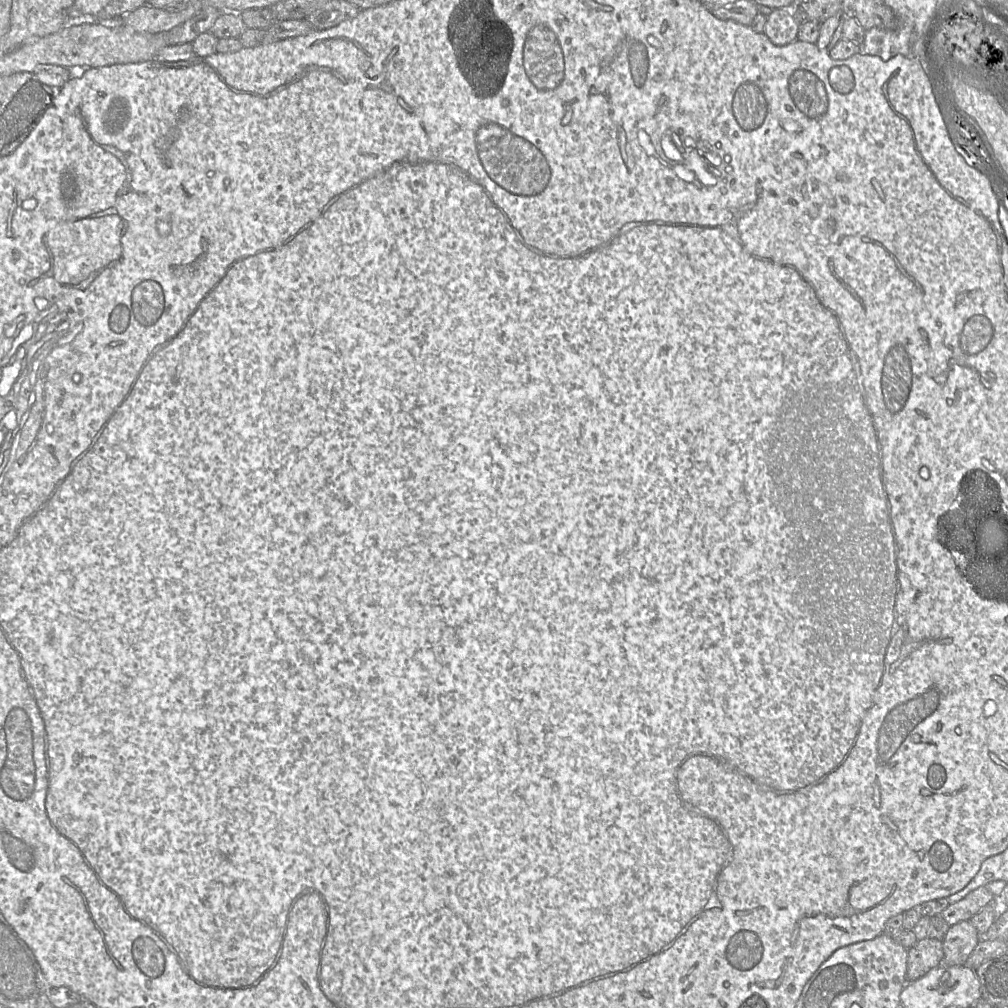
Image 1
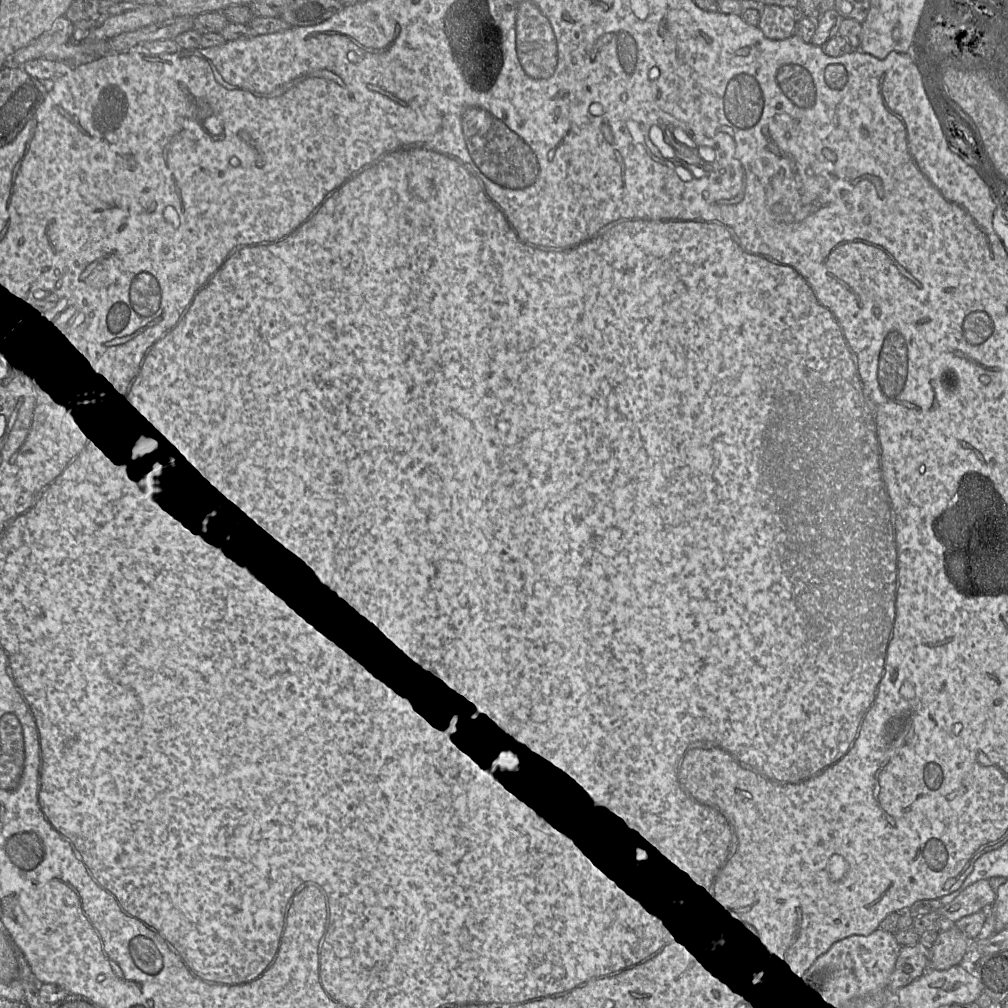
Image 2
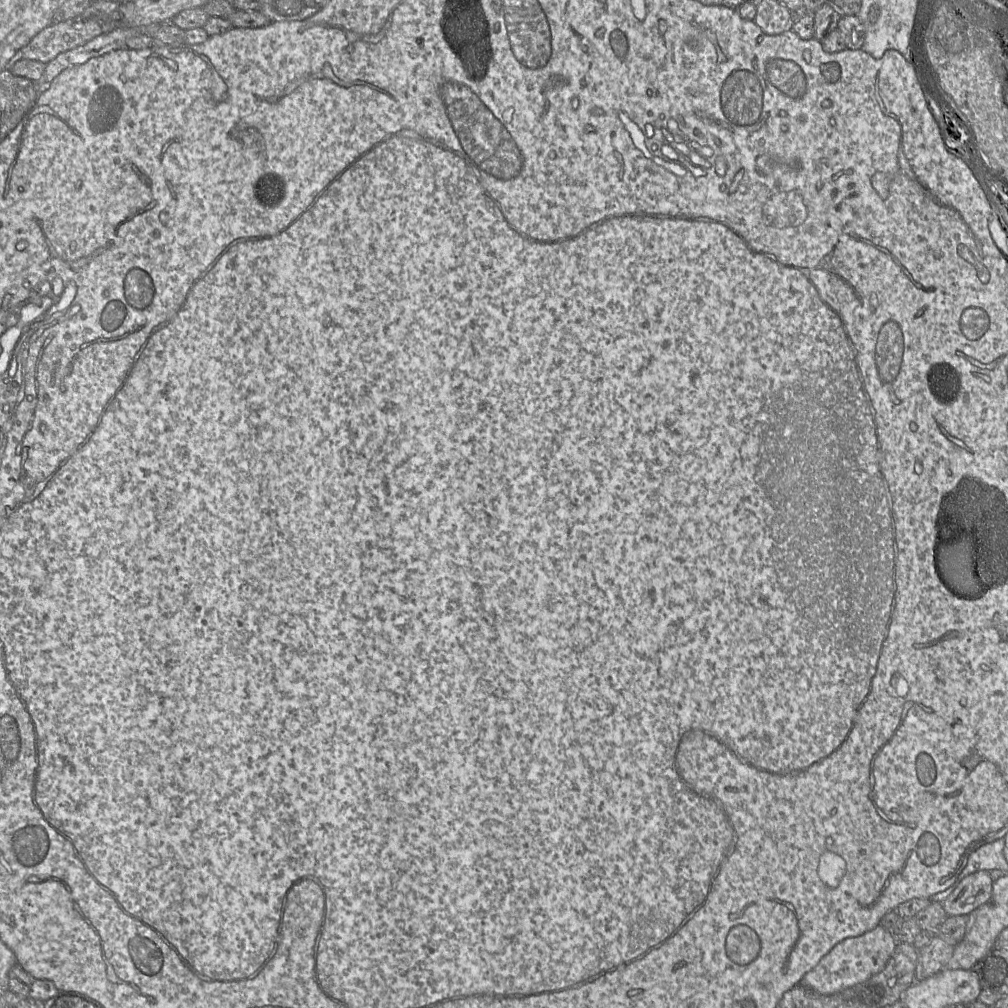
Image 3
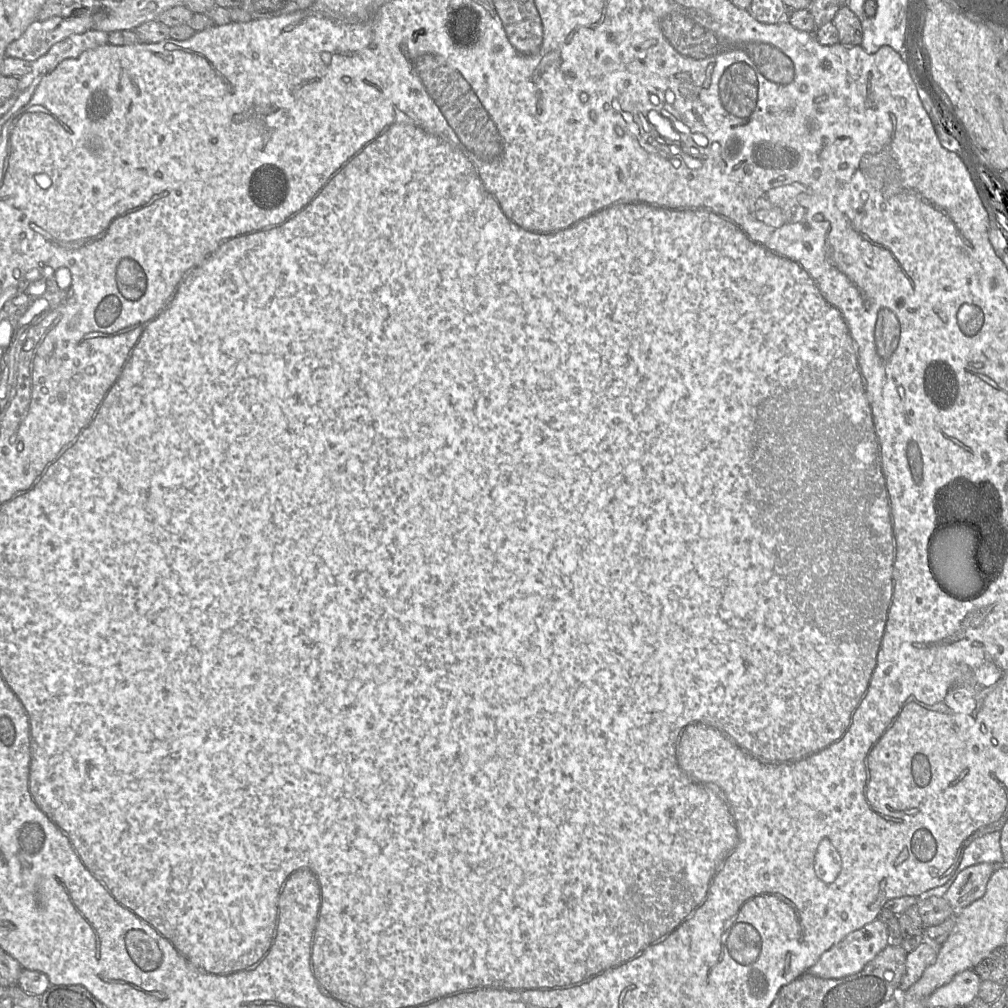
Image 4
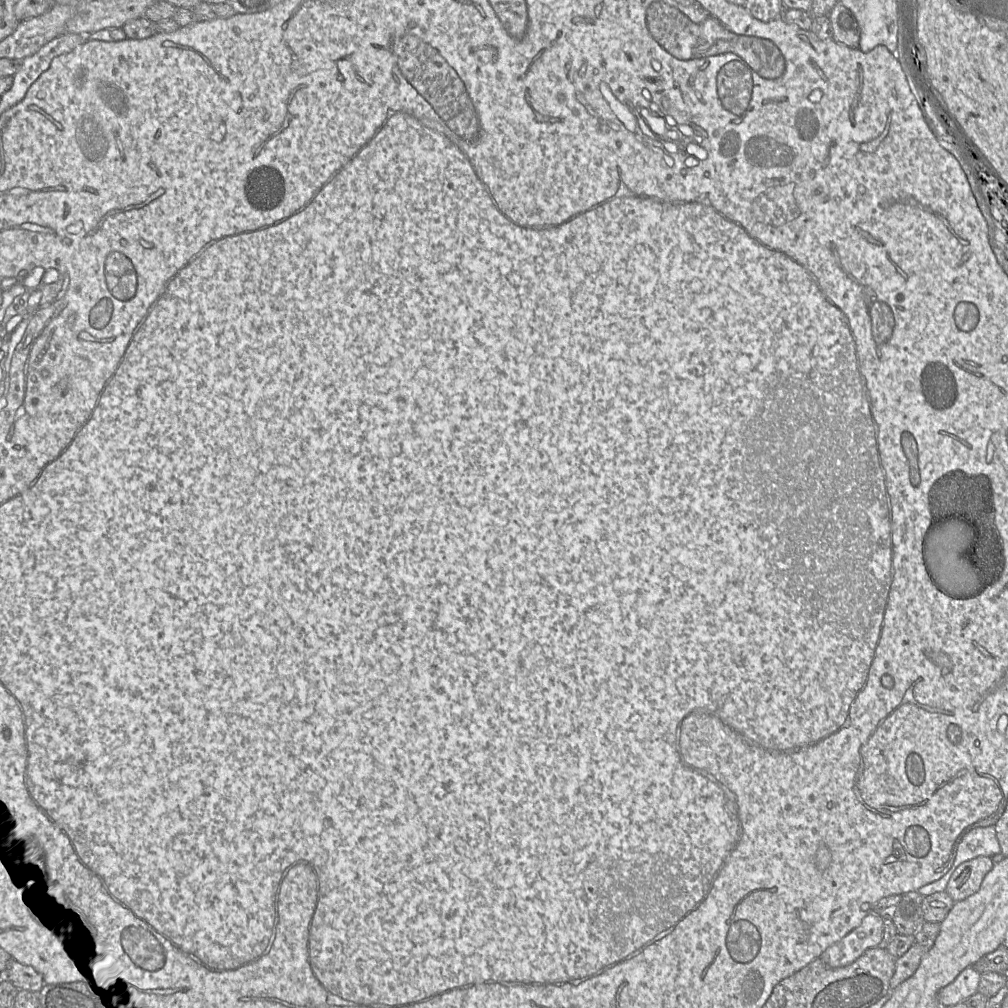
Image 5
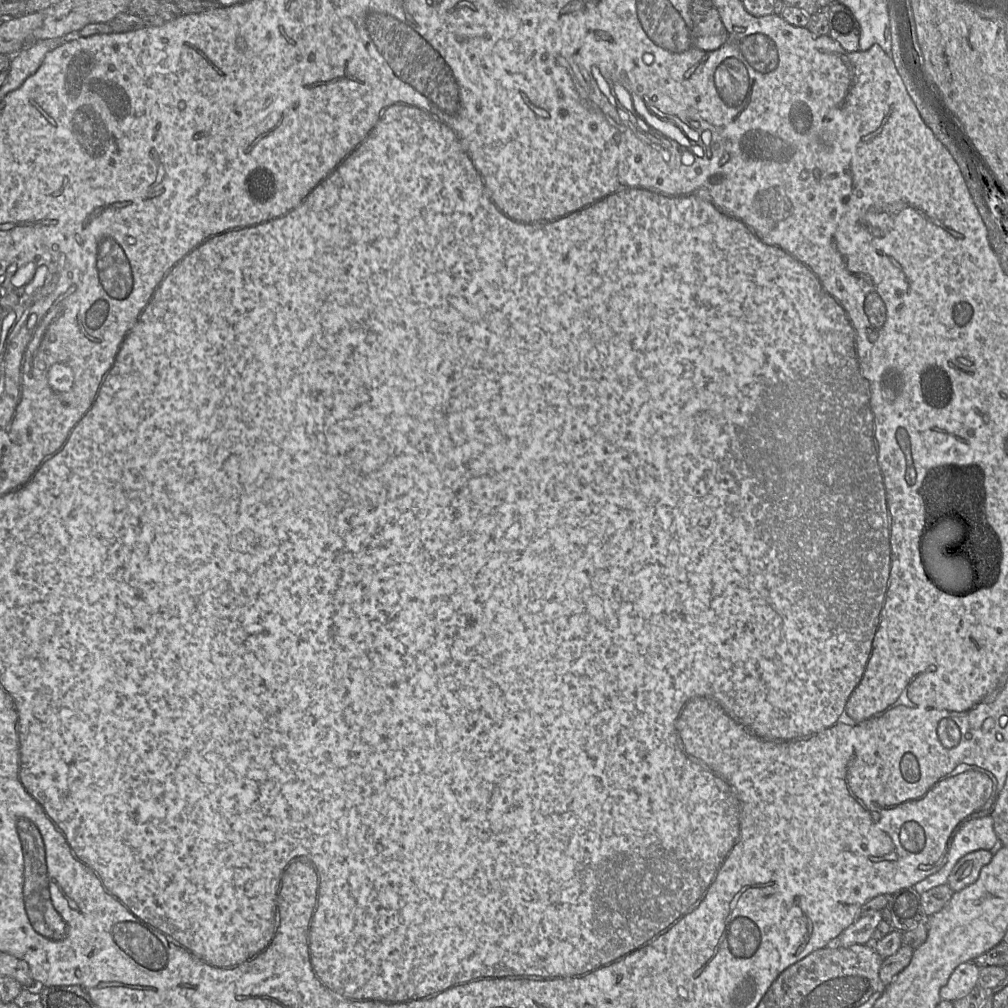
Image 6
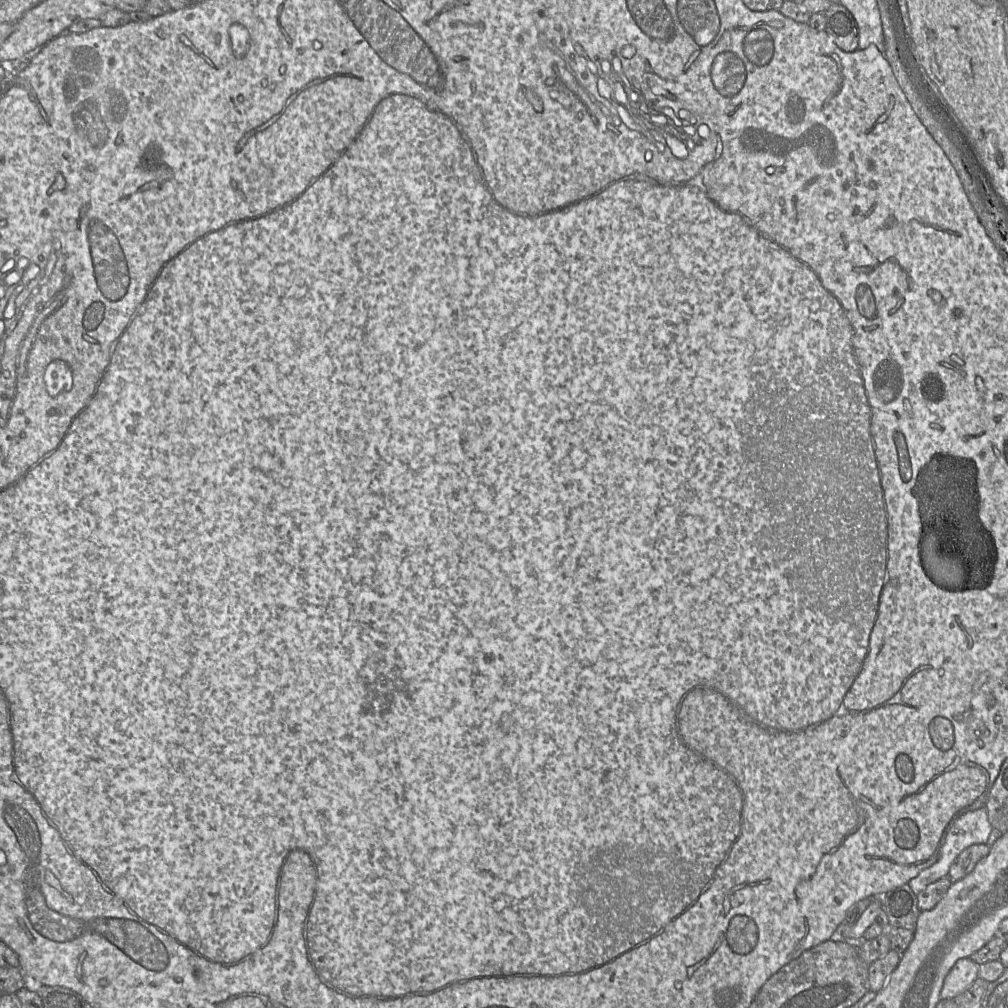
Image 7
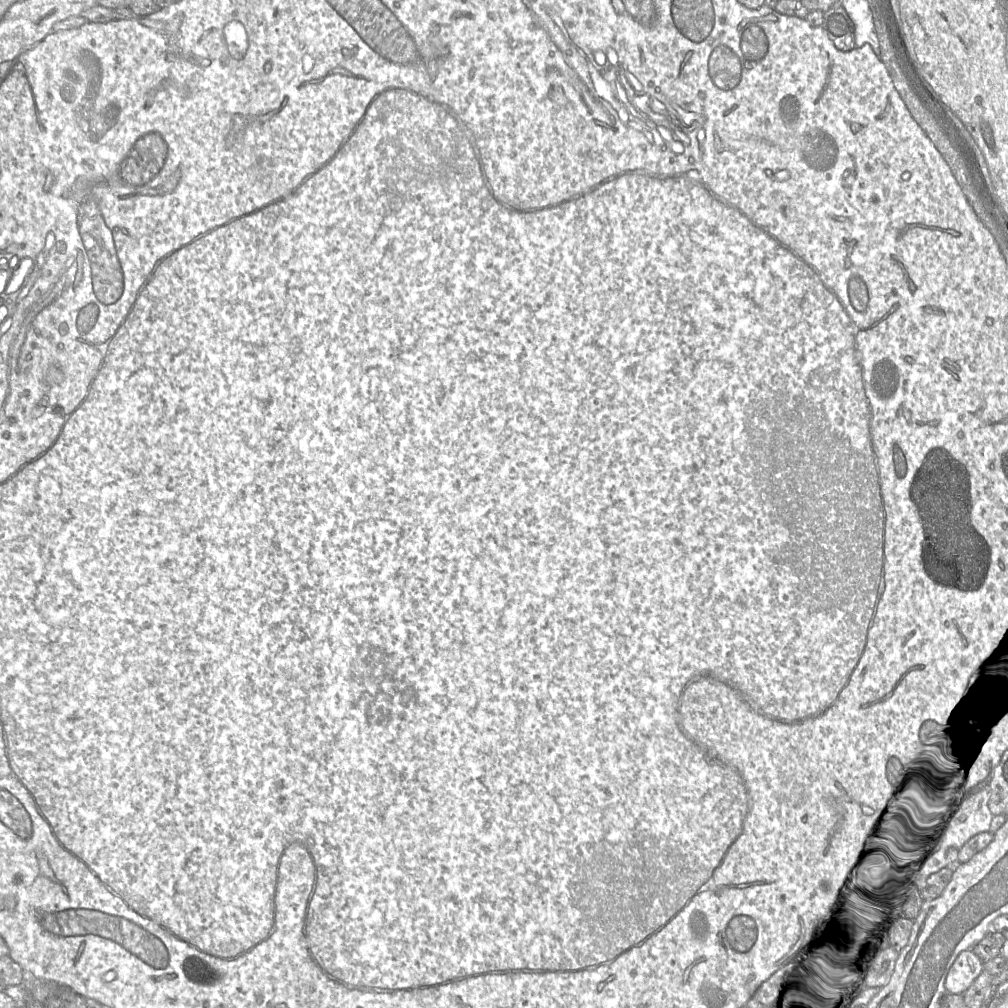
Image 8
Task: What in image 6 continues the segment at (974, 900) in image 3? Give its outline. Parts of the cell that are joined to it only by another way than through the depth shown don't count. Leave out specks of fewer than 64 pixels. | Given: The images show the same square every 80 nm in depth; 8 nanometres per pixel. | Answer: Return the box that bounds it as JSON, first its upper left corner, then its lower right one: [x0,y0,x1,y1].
[948,849,993,892]

